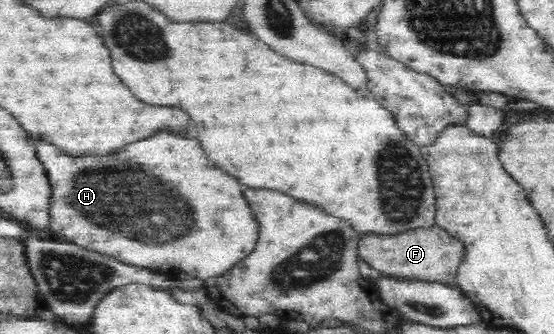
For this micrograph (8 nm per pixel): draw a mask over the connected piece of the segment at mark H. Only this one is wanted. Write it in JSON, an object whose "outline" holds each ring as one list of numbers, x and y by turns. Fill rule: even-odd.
{"outline":[[160,131,146,141,124,147,118,155,88,159,68,157,58,147,48,143,38,143,36,149,53,187,50,231,54,238,97,251,122,263,151,270,160,269,162,275,174,275,172,278,178,281,182,277,188,277,188,271,189,278,202,280,230,271,252,251,258,239,258,225,250,213,246,199,242,197,240,183,224,171,212,167,198,139,180,139,170,135,168,131],[162,181,168,187,164,195,160,189],[174,191,182,201,176,199]]}

